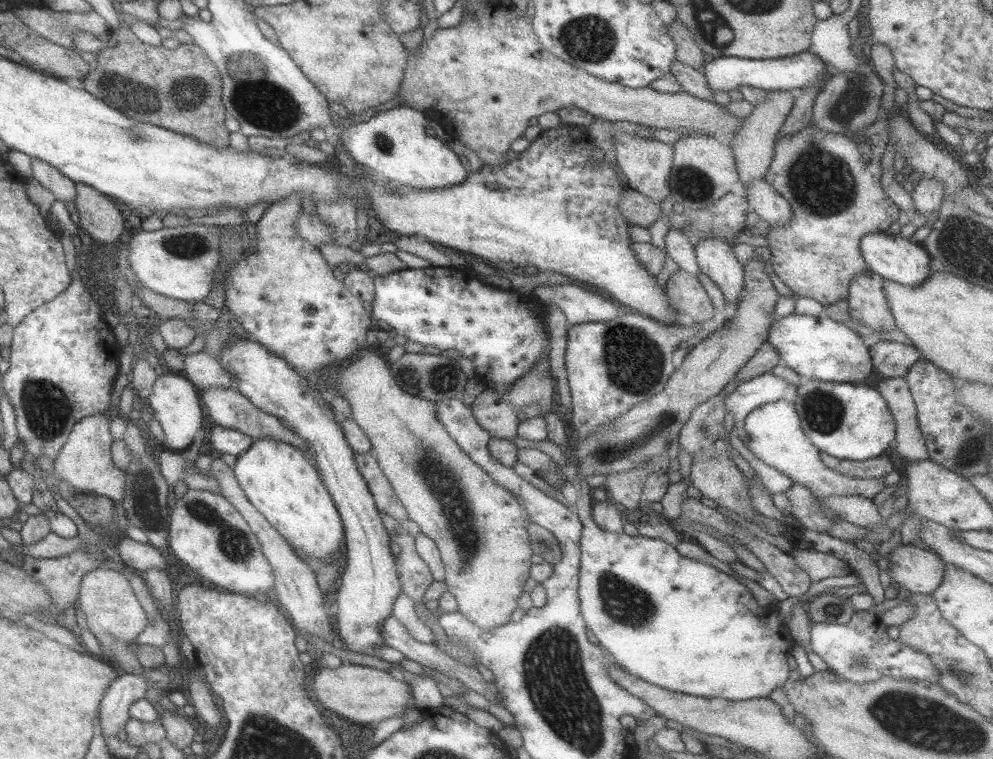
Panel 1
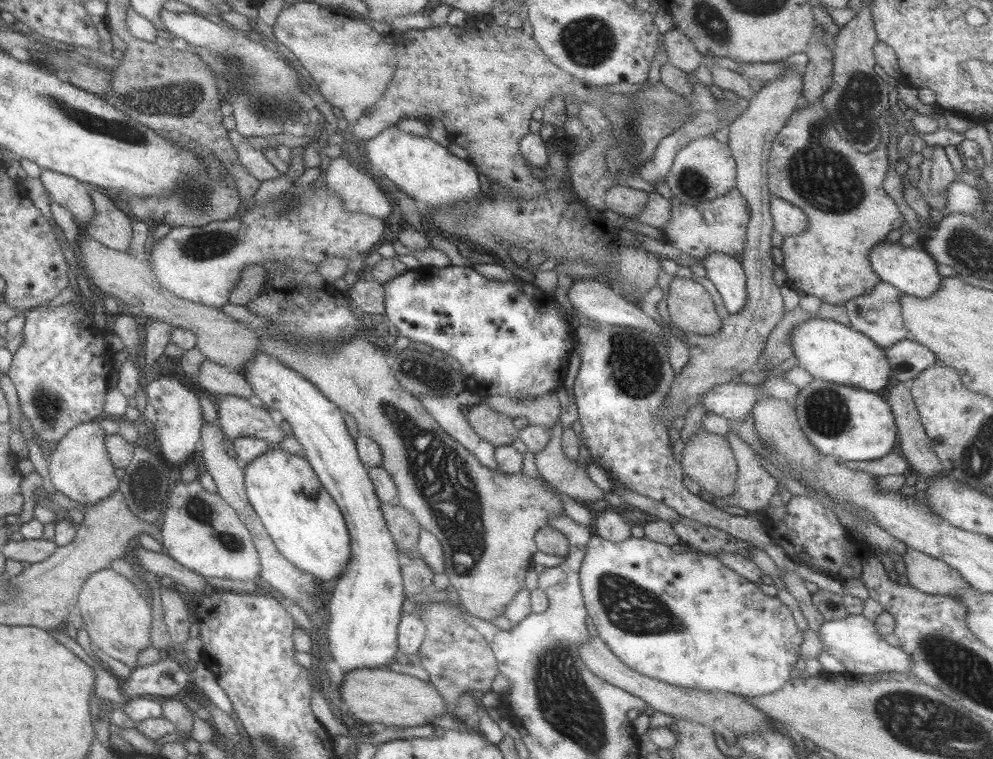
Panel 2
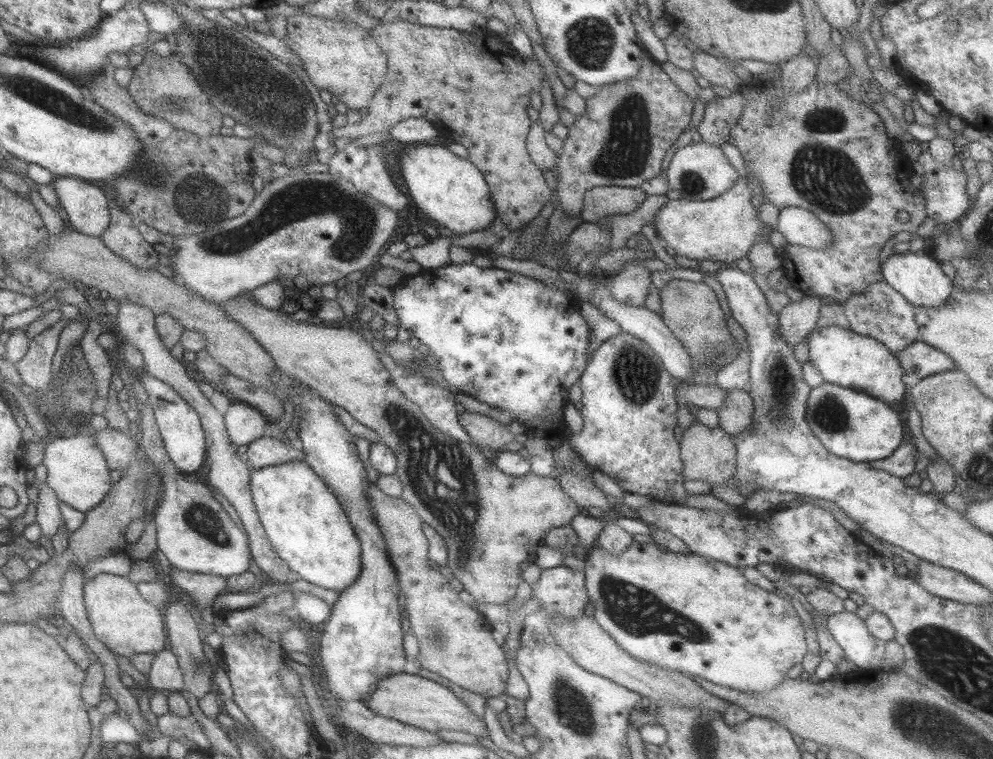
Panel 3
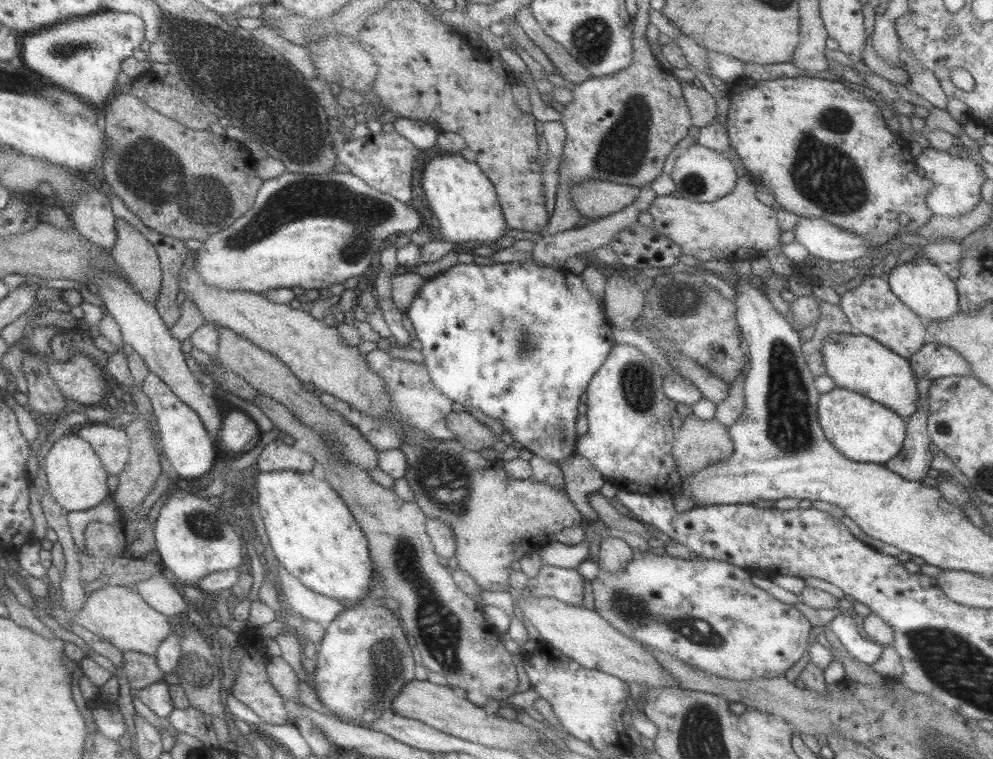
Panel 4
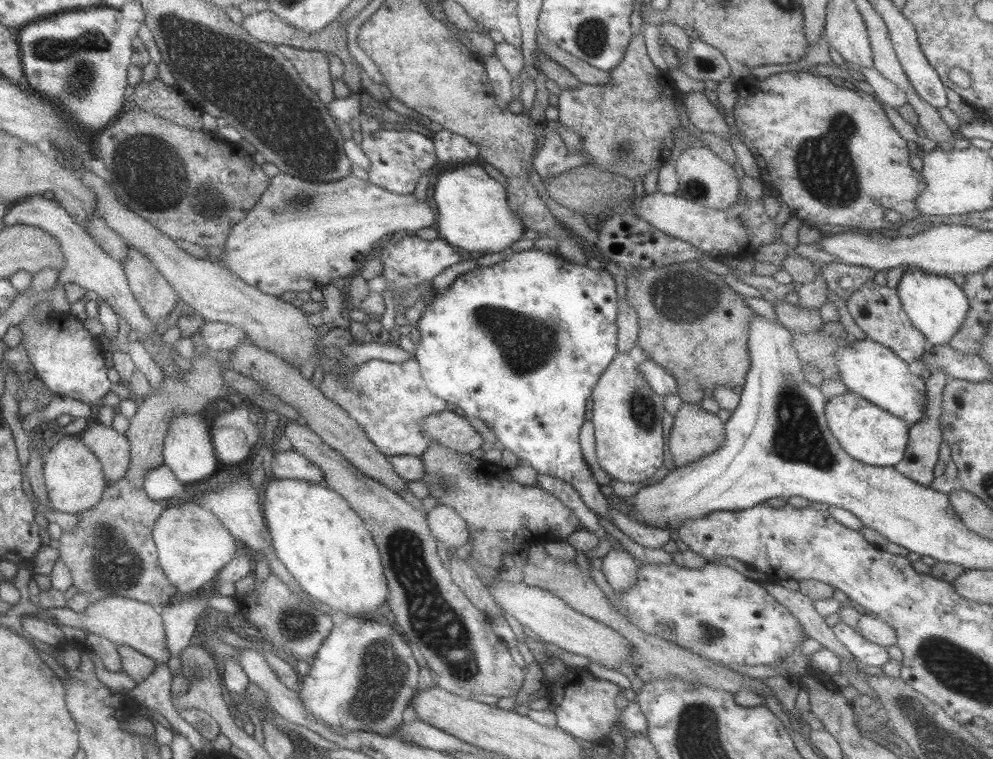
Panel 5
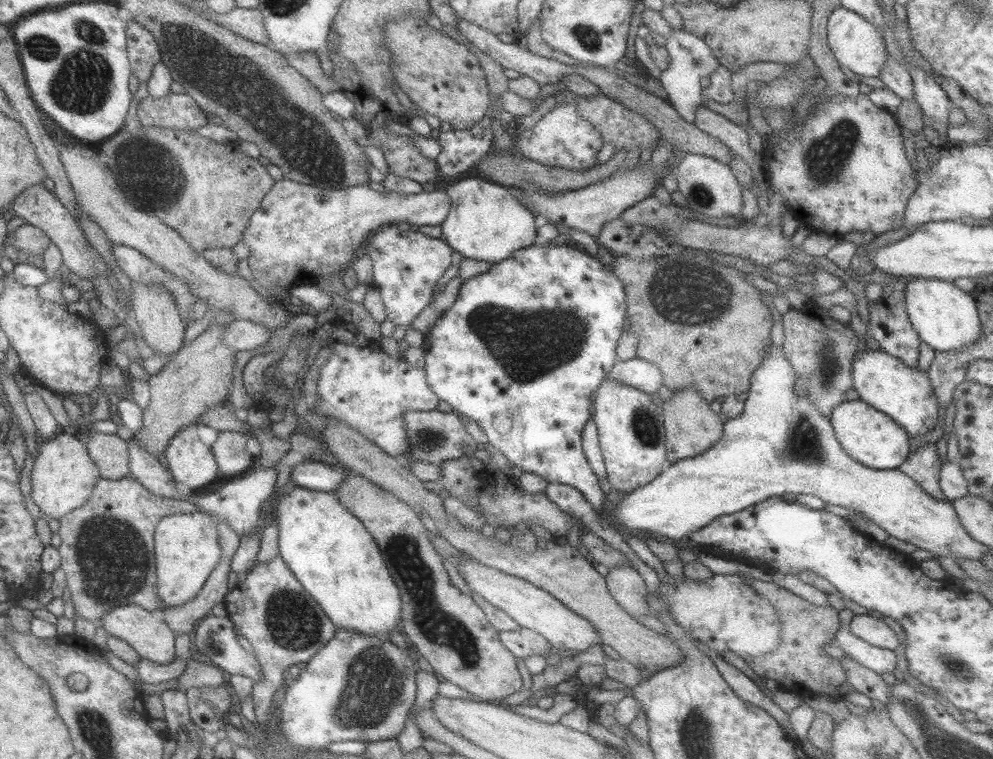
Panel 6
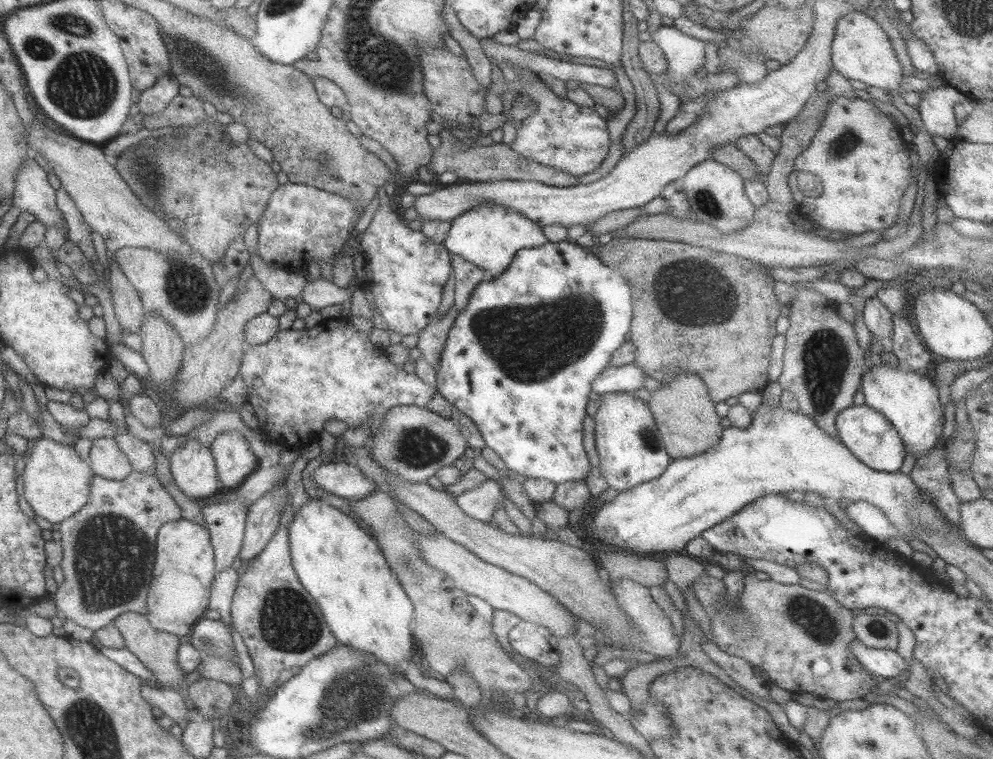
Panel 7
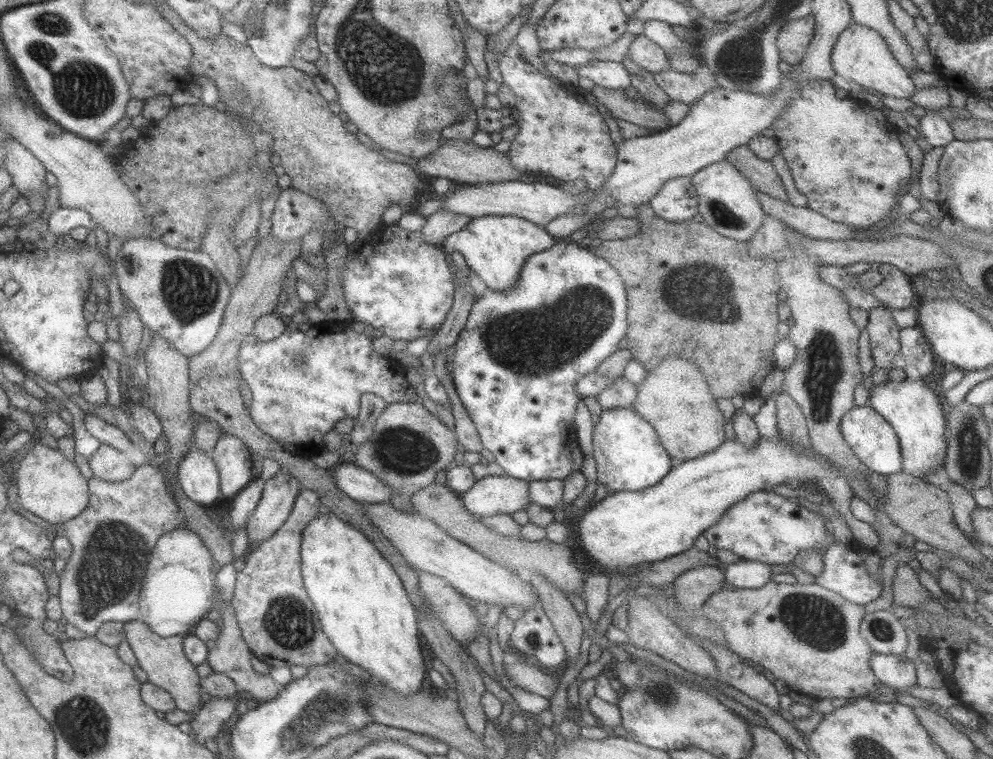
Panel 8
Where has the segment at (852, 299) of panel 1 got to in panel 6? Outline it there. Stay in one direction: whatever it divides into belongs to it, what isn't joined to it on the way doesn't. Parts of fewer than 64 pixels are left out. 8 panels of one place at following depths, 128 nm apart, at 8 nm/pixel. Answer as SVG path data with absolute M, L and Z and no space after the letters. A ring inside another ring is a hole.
M881 294L881 300L873 306L867 306L867 311L867 336L876 340L883 352L894 356L909 368L917 368L920 338L909 322L904 304L893 294Z

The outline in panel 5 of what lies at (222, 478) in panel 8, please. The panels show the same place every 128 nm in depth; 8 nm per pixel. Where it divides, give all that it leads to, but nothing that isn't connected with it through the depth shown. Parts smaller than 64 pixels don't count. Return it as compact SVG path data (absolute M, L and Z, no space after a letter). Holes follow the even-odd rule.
M232 427L211 429L210 438L220 467L237 466L247 460L249 446L241 430Z

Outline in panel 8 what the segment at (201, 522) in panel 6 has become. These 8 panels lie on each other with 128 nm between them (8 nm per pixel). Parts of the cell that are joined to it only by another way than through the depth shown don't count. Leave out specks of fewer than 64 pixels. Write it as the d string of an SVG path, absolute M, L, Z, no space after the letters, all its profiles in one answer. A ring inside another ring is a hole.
M178 526L161 534L151 551L138 595L138 621L161 637L190 634L213 604L213 559L197 534Z

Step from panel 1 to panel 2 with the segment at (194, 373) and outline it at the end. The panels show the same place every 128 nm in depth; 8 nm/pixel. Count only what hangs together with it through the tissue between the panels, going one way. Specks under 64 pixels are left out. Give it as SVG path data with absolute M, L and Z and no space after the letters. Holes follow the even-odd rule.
M204 360L198 370L199 374L195 380L197 380L201 390L207 390L216 396L239 396L260 406L259 399L253 395L253 389L242 373L209 360Z

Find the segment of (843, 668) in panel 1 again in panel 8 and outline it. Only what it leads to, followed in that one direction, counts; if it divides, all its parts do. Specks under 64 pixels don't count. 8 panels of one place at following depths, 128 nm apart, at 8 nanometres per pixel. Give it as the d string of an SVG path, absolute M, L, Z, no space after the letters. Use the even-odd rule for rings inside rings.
M875 653L869 665L879 683L889 687L889 691L903 694L908 688L918 686L915 666L904 654L896 656Z

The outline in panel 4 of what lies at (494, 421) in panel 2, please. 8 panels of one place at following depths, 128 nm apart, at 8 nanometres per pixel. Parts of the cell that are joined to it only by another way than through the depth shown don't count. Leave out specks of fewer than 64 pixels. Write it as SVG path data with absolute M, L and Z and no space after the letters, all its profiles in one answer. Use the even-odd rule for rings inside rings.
M451 411L444 417L445 427L453 432L453 440L457 440L463 448L481 451L491 448L498 437L484 425L476 422L466 411Z

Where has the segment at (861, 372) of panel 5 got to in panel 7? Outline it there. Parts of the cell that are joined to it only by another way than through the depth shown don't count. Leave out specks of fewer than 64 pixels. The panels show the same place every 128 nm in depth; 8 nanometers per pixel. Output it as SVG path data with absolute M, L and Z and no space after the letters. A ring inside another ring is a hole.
M877 364L863 370L860 388L864 403L880 412L899 434L907 452L915 458L942 446L943 408L939 403L938 387L929 373L903 372L898 366Z

